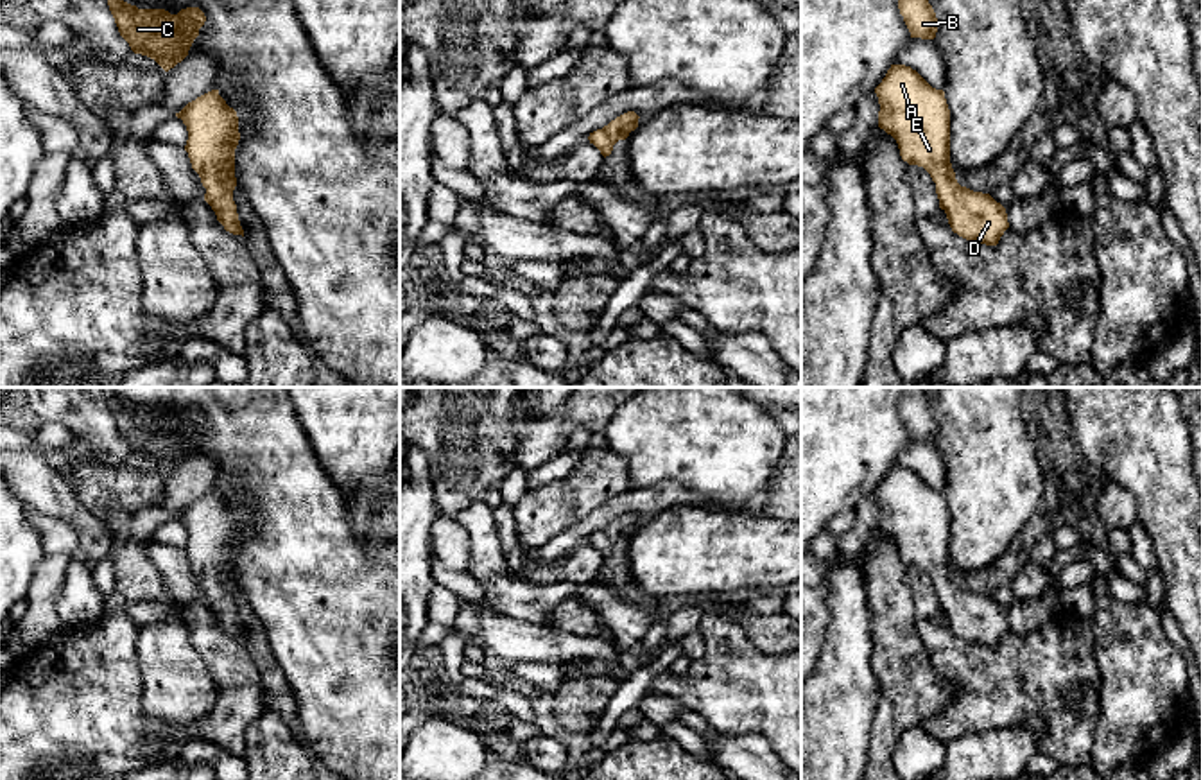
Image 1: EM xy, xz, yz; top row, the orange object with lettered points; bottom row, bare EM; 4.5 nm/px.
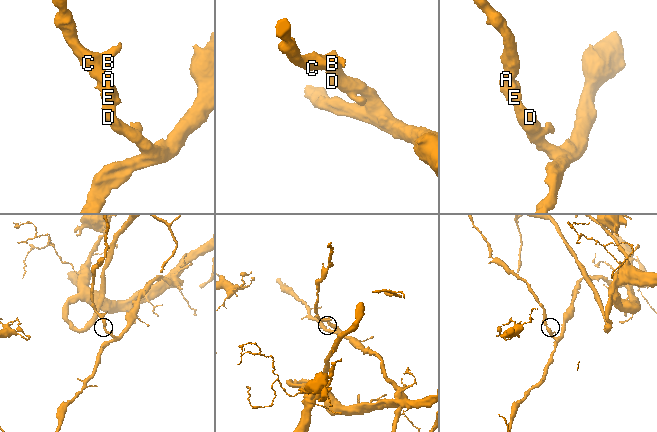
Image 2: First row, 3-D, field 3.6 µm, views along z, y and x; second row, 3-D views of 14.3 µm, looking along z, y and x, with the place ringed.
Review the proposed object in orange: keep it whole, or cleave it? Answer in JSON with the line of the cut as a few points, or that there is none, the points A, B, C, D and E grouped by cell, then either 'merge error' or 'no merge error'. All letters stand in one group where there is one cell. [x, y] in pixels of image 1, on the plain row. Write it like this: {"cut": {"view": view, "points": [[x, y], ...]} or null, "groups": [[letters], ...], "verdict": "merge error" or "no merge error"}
{"cut": null, "groups": [["A", "B", "C", "D", "E"]], "verdict": "no merge error"}

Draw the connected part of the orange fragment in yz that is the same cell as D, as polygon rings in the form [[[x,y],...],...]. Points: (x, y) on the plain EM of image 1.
[[[891,466],[875,495],[880,506],[878,529],[896,542],[903,563],[930,576],[952,633],[966,642],[997,647],[1009,629],[1006,610],[989,595],[957,585],[950,565],[945,493],[932,490],[911,468]]]

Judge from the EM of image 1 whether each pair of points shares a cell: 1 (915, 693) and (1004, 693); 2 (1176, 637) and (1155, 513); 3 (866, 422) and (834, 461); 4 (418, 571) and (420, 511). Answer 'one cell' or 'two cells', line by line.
1: two cells
2: two cells
3: one cell
4: one cell

